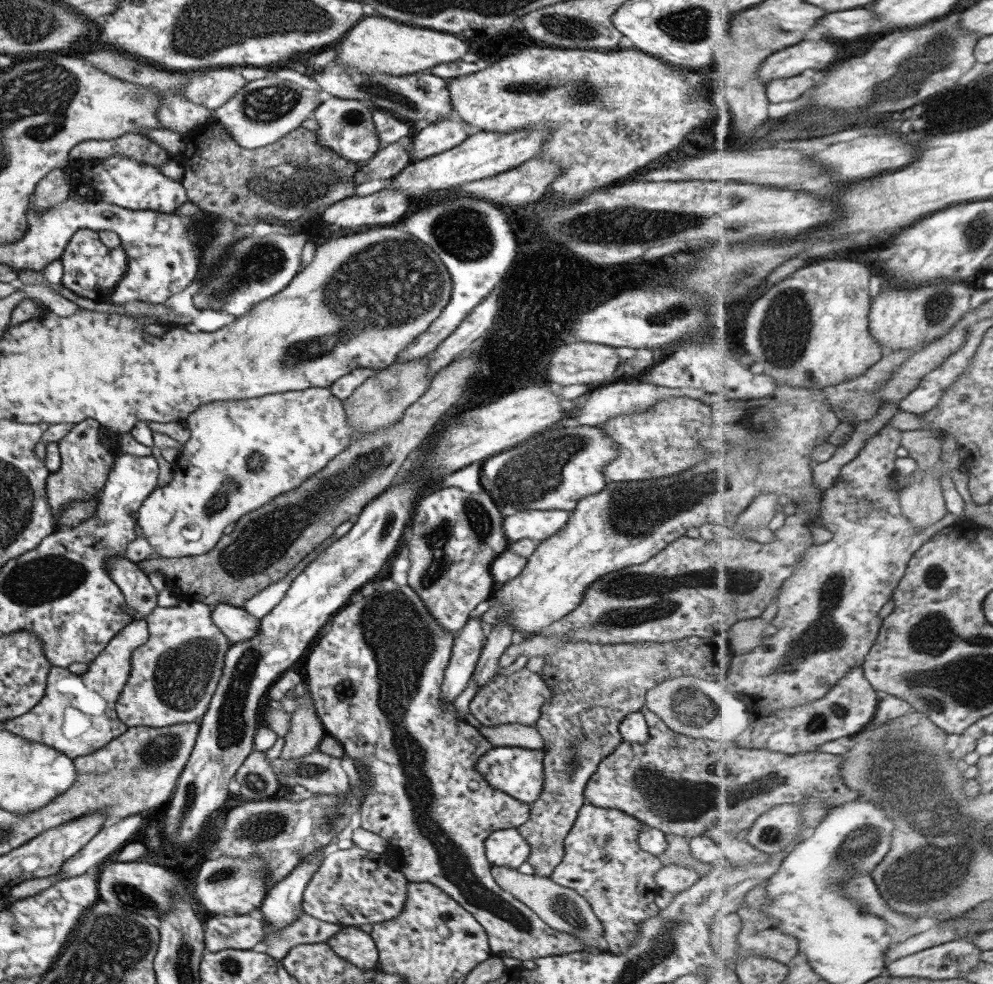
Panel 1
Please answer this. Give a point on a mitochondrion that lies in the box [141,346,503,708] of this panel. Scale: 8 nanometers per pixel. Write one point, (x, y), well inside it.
(262, 543)

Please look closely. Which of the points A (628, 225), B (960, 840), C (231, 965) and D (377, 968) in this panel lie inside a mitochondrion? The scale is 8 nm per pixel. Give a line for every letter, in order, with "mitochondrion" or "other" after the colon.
A: mitochondrion
B: mitochondrion
C: mitochondrion
D: other

